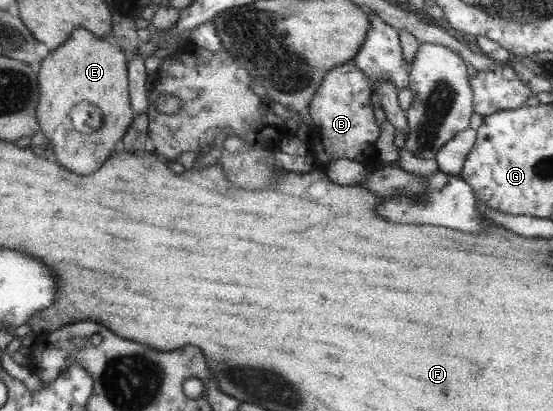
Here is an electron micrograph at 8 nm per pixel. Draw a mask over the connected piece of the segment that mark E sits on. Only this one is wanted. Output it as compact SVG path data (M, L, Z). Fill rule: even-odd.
M75 28L69 39L49 52L40 63L37 76L39 104L35 108L35 118L39 131L51 145L54 155L51 158L67 168L69 173L81 176L93 174L120 147L120 140L134 117L129 105L125 55L109 38L95 39L83 28ZM83 105L91 106L89 116L97 120L97 126L89 122L89 132L77 132L71 120L73 110L77 110L75 107Z

